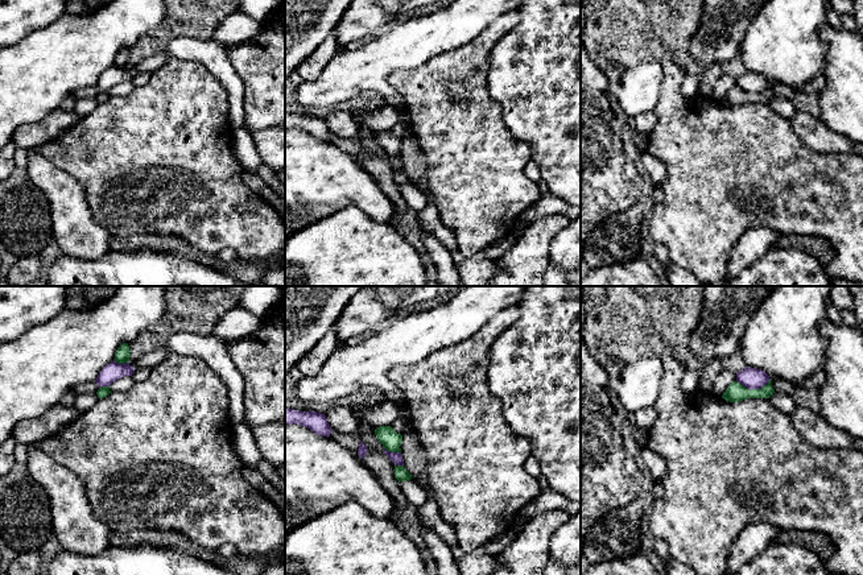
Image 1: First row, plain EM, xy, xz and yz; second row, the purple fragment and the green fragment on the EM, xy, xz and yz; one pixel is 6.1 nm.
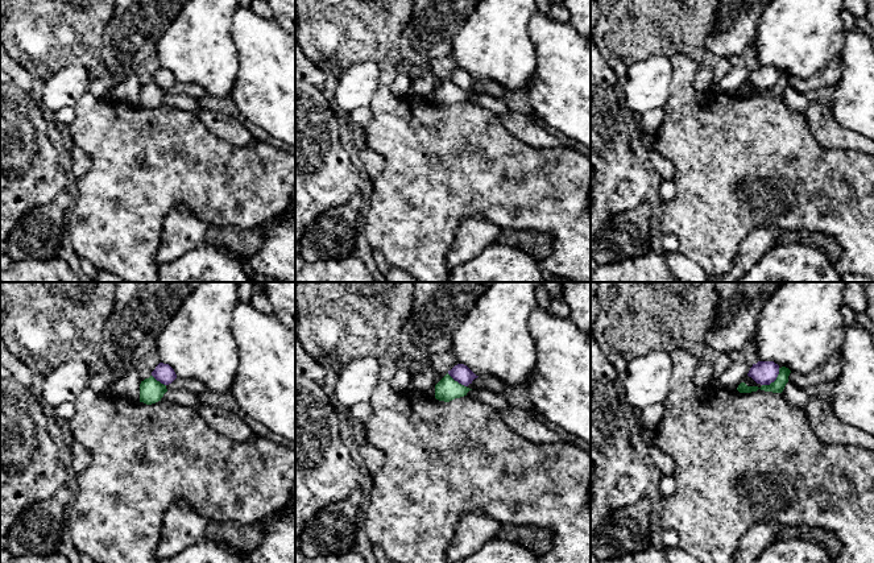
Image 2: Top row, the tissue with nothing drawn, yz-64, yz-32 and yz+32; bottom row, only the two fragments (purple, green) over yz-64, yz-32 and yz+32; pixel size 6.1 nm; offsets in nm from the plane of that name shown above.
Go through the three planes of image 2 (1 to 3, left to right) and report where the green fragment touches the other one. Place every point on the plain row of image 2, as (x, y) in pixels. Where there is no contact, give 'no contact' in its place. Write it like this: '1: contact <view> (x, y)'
1: contact yz-64 (158, 85)
2: contact yz-32 (456, 85)
3: contact yz+32 (774, 85)

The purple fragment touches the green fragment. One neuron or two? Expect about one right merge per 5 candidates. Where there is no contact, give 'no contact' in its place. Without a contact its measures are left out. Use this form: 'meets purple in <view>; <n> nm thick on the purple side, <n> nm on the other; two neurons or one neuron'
meets purple in yz; 130 nm thick on the purple side, 120 nm on the other; two neurons

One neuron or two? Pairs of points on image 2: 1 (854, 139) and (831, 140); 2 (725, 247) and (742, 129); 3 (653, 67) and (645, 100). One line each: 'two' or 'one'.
1: one
2: one
3: one

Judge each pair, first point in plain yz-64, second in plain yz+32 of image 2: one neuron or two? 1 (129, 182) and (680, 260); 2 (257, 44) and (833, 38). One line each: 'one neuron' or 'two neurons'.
1: two neurons
2: two neurons

